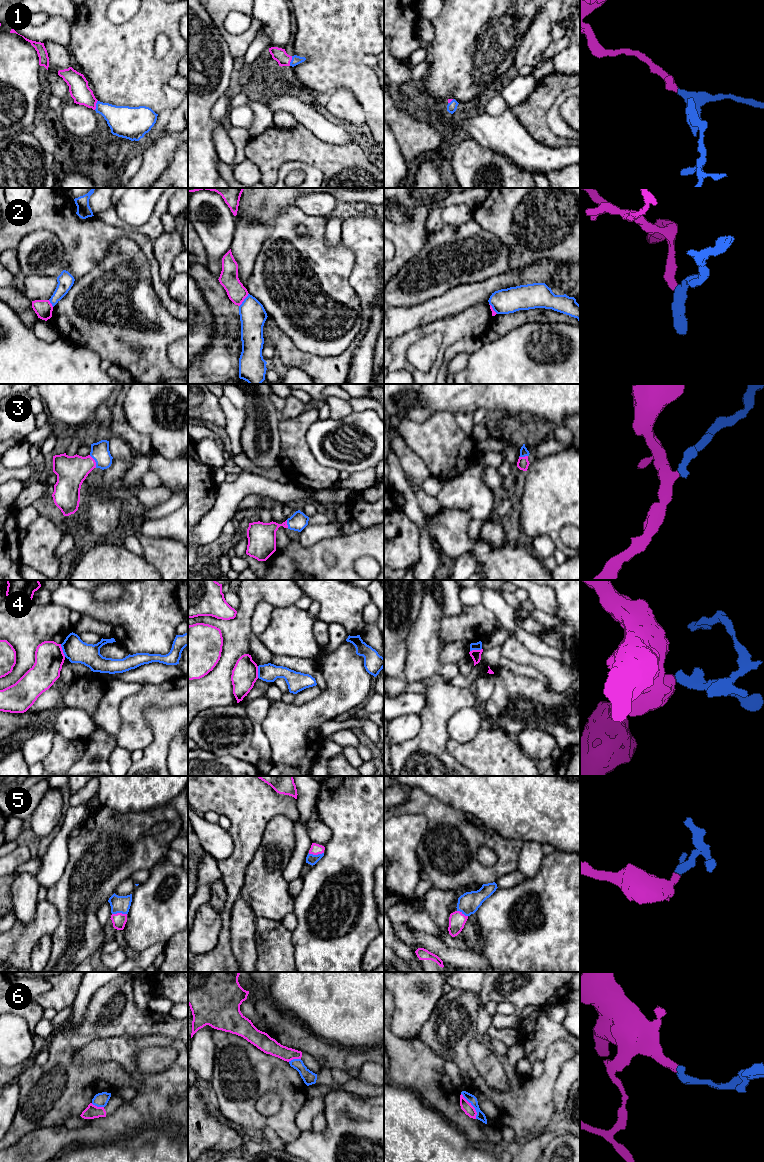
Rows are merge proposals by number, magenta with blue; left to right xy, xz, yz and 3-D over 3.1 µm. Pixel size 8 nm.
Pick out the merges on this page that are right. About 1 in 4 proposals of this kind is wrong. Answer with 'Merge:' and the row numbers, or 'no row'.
Merge: 1, 3, 5

